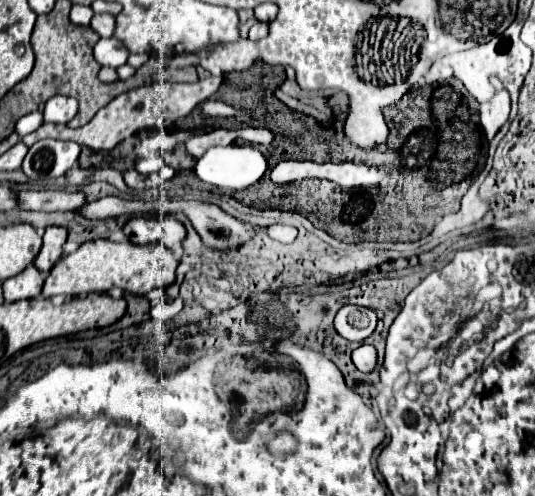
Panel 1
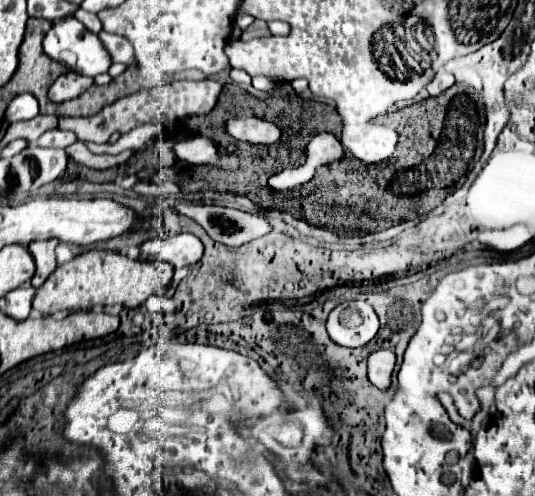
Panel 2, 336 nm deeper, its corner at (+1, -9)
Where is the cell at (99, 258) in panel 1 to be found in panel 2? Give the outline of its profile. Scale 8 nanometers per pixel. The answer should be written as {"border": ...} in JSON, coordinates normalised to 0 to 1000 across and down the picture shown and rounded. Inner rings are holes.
{"border":[[[174,502],[144,514],[129,530],[110,534],[84,567],[84,575],[69,583],[62,623],[80,635],[99,635],[103,627],[159,627],[178,615],[230,615],[252,623],[286,591],[305,587],[320,558],[323,538],[308,526],[252,526],[226,510]]]}

